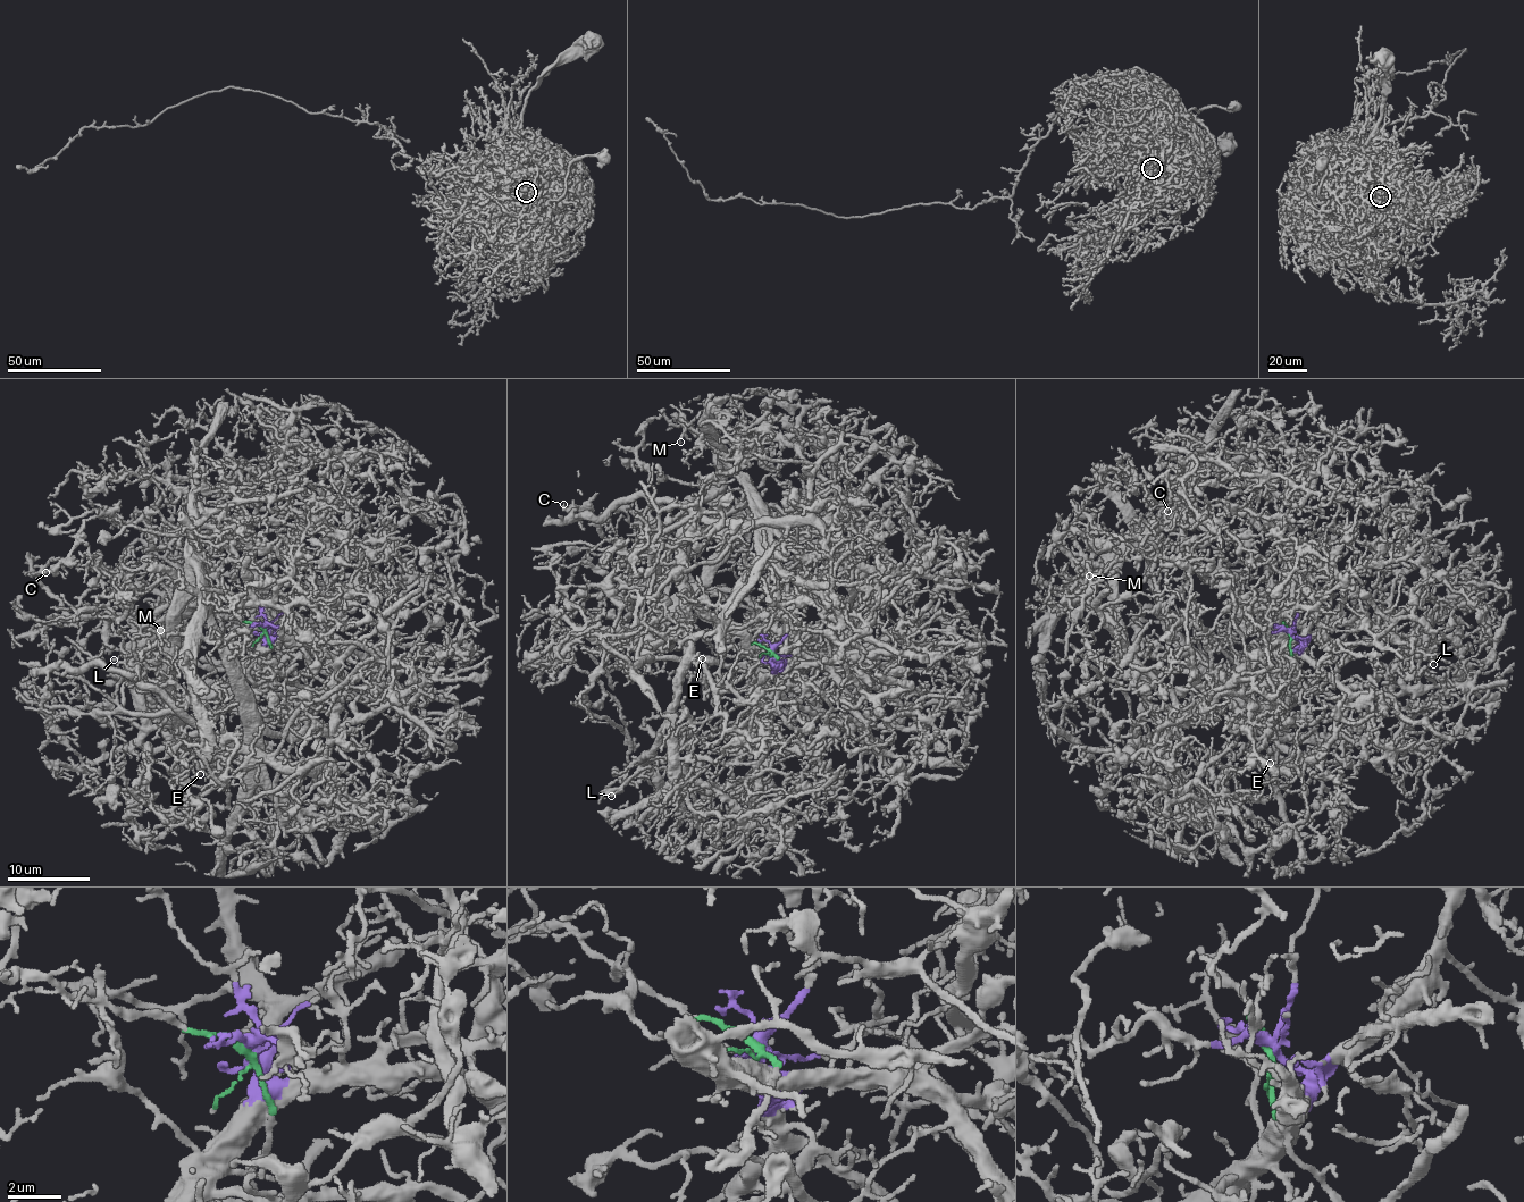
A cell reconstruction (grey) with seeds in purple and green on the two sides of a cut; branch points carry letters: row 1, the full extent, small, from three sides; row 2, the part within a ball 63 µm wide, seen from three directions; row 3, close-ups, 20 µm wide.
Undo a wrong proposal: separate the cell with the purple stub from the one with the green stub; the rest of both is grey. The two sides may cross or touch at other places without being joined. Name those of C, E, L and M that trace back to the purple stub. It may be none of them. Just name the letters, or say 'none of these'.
C, E, L, M

